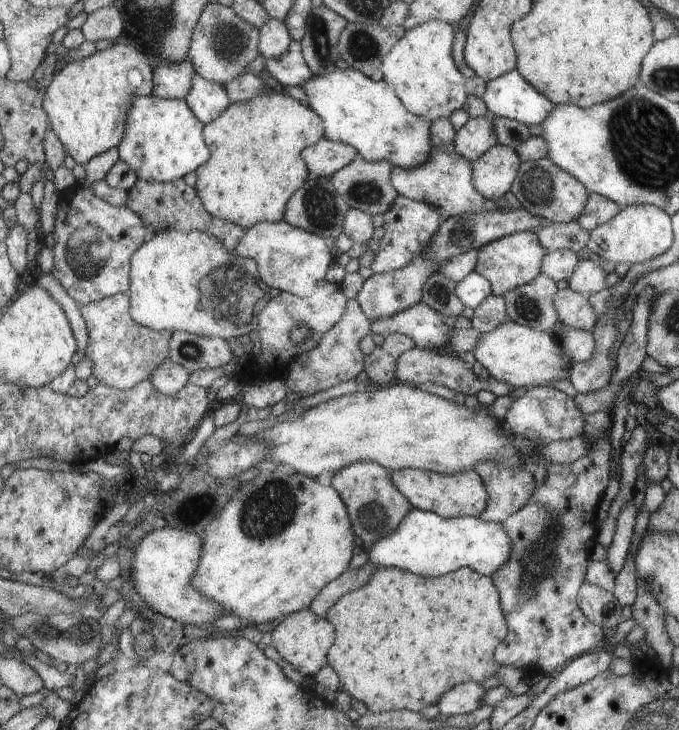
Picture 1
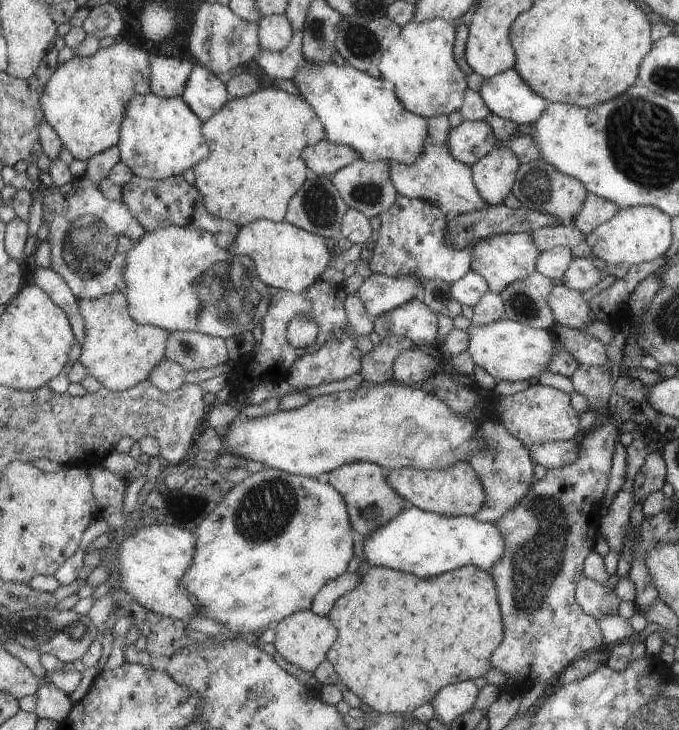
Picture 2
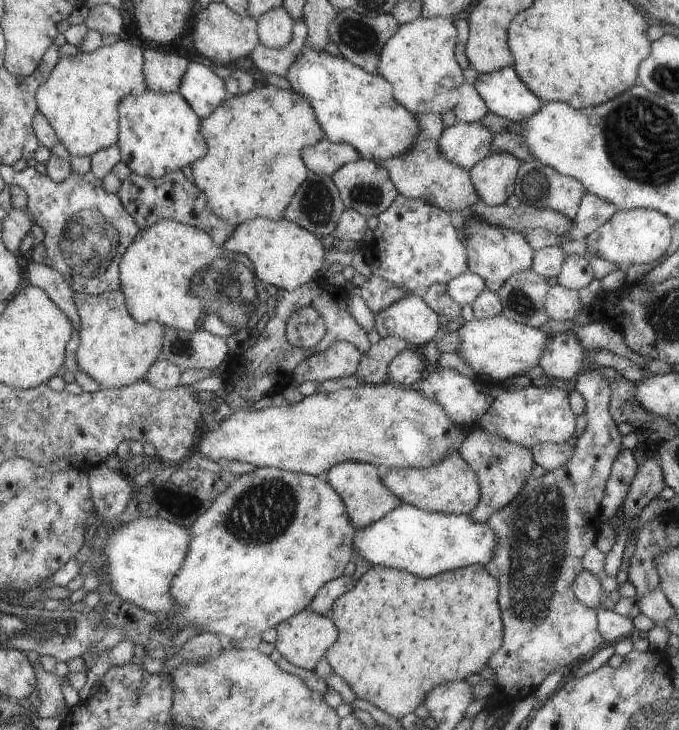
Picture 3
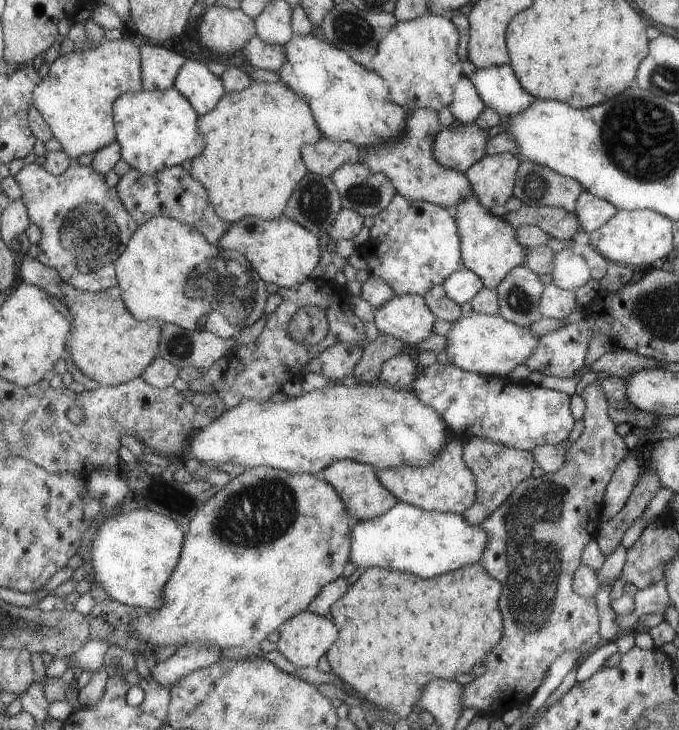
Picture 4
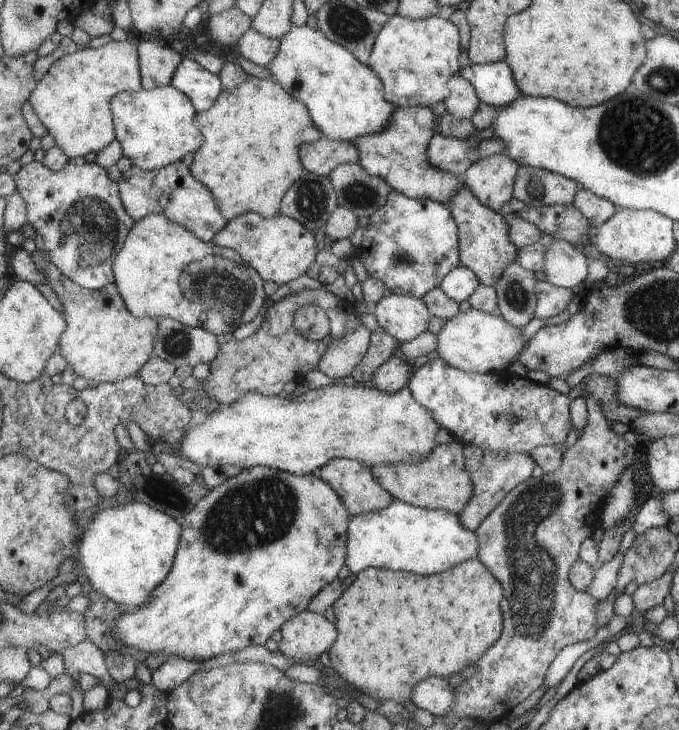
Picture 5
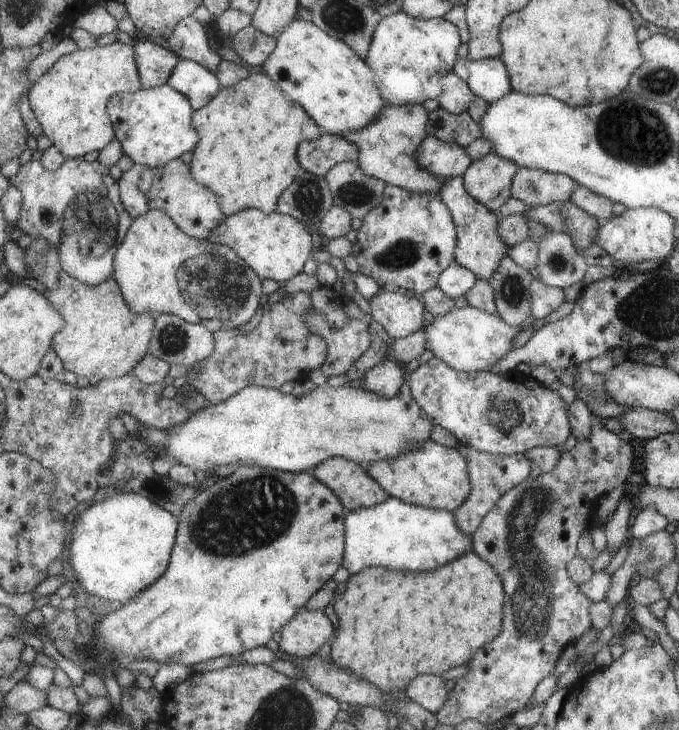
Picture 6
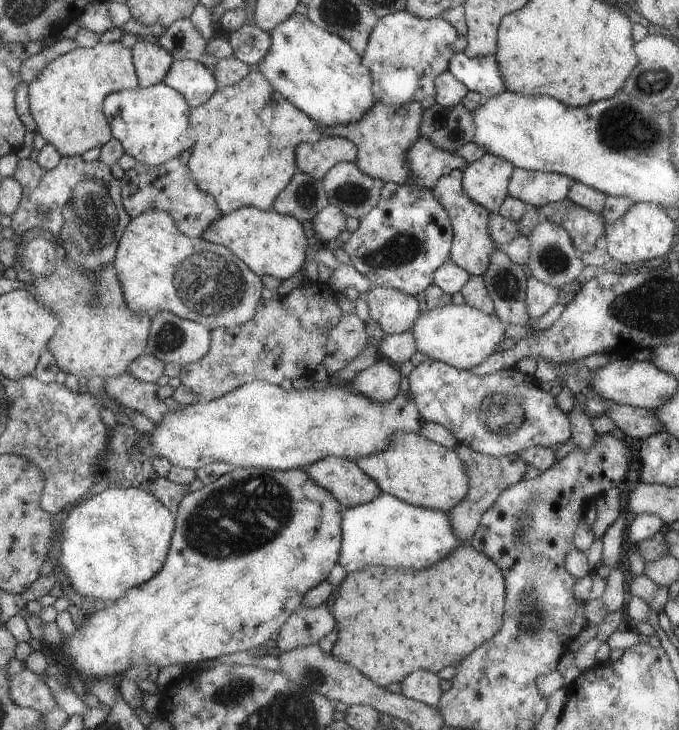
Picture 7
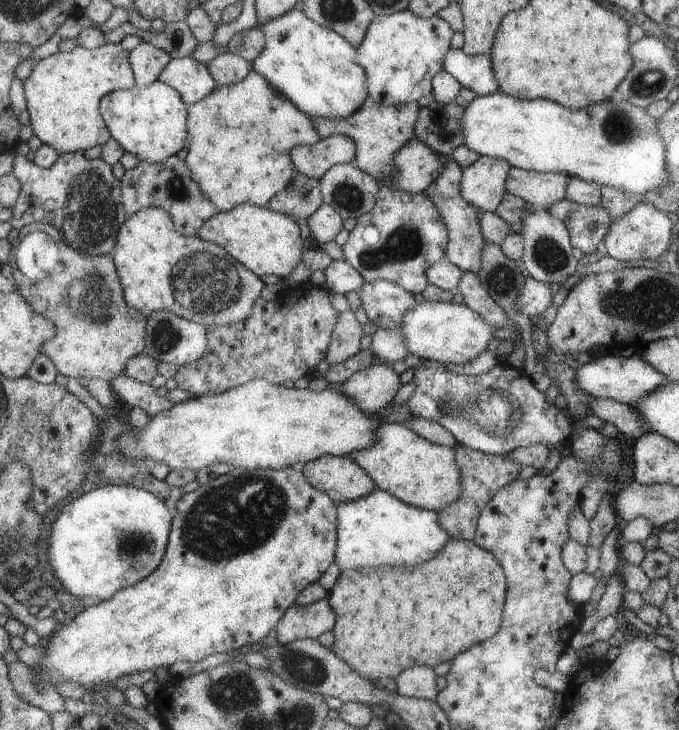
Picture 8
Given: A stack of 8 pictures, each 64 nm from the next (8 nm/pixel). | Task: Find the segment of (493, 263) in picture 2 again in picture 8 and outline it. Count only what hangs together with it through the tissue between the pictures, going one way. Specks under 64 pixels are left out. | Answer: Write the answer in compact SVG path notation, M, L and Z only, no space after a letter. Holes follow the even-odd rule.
M441 156L441 160L445 162L445 169L431 182L422 194L434 204L441 215L442 222L445 223L448 232L447 246L443 260L449 262L452 266L458 267L462 272L470 271L475 273L481 268L481 252L485 242L482 240L478 228L478 216L480 214L477 208L470 206L465 199L462 198L459 190L462 179L462 168L458 166L450 157Z

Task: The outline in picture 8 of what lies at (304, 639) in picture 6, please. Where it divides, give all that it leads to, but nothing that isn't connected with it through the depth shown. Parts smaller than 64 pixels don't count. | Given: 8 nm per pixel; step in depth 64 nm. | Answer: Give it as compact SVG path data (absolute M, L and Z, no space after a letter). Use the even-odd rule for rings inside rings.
M326 597L311 605L291 604L277 625L277 641L286 643L296 639L315 639L334 626L334 611Z

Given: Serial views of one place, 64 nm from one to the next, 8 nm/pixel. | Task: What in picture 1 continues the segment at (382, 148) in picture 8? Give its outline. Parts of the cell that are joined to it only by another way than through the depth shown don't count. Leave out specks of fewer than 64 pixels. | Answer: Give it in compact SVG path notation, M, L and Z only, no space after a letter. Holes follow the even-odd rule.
M437 118L430 121L431 140L434 148L421 166L415 166L413 170L393 167L391 183L398 196L413 200L413 202L424 202L438 211L441 220L457 216L463 213L491 212L501 207L497 201L483 198L482 194L475 190L473 183L473 170L470 162L455 151L454 136L456 131L451 126L448 118Z

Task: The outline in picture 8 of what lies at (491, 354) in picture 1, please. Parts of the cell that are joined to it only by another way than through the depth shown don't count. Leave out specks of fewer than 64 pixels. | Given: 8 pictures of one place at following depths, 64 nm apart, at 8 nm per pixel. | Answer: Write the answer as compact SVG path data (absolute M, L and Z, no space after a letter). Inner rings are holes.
M425 301L416 305L402 318L398 326L406 352L425 361L447 365L463 365L485 352L486 344L496 328L463 304Z

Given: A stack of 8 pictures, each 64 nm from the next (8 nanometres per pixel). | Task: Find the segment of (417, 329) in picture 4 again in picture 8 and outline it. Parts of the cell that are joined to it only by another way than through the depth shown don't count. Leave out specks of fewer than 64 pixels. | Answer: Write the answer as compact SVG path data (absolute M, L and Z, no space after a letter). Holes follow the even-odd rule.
M384 279L364 282L357 293L368 321L378 329L398 329L403 316L416 306L410 293Z

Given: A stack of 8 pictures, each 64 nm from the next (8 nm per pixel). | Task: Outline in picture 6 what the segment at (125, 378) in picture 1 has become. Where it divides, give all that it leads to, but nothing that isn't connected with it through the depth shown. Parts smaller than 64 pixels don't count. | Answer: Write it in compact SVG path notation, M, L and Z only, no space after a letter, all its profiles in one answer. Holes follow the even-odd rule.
M51 250L49 255L49 272L44 274L42 269L33 272L29 268L27 277L35 276L39 289L66 319L65 328L55 337L52 348L62 361L63 370L88 380L92 376L114 379L131 373L134 366L149 353L154 316L135 314L126 305L121 287L113 276L99 286L87 286L67 274L61 264L59 250Z

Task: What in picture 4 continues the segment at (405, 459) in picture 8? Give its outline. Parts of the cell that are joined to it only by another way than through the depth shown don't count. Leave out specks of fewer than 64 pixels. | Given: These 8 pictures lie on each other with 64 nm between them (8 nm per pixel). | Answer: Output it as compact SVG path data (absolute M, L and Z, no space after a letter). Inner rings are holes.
M453 437L442 448L439 456L427 466L394 466L377 473L382 485L399 501L424 511L459 513L474 504L477 484L473 472L462 459L462 440Z

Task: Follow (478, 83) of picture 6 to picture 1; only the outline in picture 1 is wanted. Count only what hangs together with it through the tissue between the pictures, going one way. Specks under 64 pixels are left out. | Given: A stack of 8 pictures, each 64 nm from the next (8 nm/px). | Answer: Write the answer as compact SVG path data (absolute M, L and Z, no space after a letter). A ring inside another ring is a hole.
M516 68L493 81L488 80L481 99L490 116L517 121L527 127L540 125L554 109L550 99L539 94Z

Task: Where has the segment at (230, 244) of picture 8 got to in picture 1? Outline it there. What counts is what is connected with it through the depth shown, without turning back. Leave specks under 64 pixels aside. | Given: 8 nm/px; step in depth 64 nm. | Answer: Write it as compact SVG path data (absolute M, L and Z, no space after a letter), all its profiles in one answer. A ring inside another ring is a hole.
M285 220L263 221L245 229L242 240L232 253L239 254L243 258L254 258L259 277L267 283L267 286L303 298L314 293L315 285L321 281L331 262L327 241L311 231L291 226L291 223Z

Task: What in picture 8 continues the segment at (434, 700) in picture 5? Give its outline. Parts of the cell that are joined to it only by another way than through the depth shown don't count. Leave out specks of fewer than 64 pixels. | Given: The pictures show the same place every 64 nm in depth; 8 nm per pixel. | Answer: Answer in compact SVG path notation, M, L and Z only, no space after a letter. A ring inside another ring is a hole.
M415 665L403 670L393 682L397 687L397 695L434 700L437 692L435 678L436 675L430 667Z

